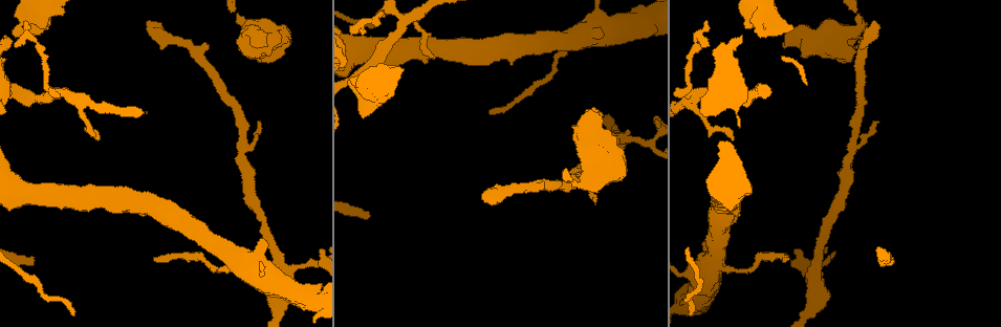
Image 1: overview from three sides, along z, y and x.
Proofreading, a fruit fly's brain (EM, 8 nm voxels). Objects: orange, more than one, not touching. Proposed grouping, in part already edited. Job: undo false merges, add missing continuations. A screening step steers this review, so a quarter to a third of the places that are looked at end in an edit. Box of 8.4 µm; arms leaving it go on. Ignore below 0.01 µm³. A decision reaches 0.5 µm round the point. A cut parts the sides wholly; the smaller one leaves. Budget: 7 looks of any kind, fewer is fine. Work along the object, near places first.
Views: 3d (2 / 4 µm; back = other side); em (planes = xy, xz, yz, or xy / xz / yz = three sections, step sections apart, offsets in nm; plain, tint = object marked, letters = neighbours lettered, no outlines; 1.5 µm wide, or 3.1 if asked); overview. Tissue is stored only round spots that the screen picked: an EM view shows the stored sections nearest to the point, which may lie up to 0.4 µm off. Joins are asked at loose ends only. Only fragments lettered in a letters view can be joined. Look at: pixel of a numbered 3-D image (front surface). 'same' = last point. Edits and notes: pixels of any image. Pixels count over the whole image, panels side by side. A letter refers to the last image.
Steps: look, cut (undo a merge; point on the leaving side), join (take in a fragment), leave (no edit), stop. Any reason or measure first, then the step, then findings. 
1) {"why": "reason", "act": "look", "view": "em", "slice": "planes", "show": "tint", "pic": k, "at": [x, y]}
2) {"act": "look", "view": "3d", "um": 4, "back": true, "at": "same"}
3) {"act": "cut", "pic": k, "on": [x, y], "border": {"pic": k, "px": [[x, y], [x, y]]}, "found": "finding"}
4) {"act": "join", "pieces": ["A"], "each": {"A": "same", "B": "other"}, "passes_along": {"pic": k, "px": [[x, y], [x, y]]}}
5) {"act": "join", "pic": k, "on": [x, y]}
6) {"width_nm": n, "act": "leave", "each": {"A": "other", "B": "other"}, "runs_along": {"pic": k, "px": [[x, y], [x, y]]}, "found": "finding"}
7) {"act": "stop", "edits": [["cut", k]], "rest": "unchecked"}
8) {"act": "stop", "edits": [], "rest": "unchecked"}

{"why": "end of a long branch", "act": "look", "view": "3d", "um": 4, "pic": 1, "at": [872, 25]}

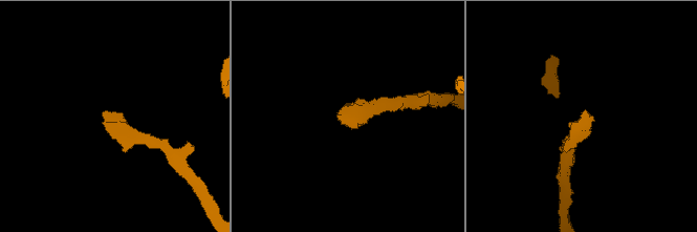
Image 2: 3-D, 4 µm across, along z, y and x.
{"act": "look", "view": "em", "slice": "planes", "show": "letters", "pic": 2, "at": [337, 113]}

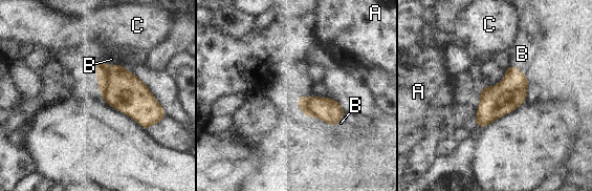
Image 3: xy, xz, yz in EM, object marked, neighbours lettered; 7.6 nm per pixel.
{"act": "join", "pieces": ["B"], "each": {"A": "other", "B": "same", "C": "other"}, "passes_along": {"pic": 3, "px": [[122, 89], [109, 65], [111, 59]]}, "found": "it goes on there"}

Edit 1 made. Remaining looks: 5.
{"why": "see it whole again", "act": "look", "view": "overview"}

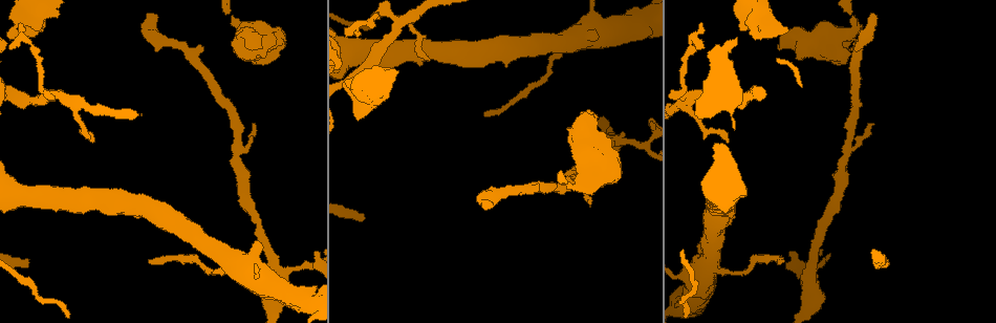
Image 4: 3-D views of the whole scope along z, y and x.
{"why": "stops while still wide", "act": "look", "view": "em", "slice": "planes", "show": "letters", "pic": 4, "at": [284, 33]}

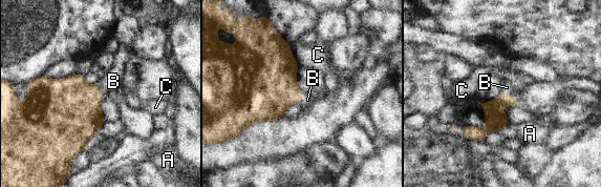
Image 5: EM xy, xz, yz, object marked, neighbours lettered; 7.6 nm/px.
{"longest_contact_nm": ["C", 200], "act": "join", "pieces": ["B"], "each": {"A": "other", "B": "same", "C": "other"}, "passes_along": {"pic": 5, "px": [[495, 119], [508, 94], [507, 87]]}, "found": "it goes on there"}

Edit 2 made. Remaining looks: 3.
{"why": "see it whole again", "act": "look", "view": "overview"}

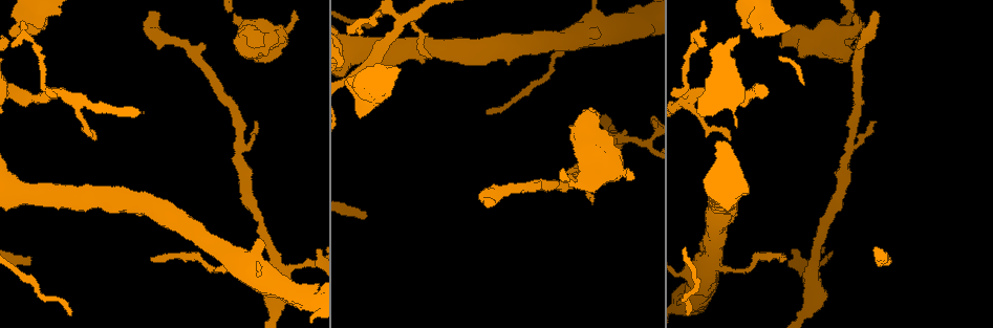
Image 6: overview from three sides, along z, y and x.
{"why": "stops while still wide", "act": "look", "view": "3d", "um": 2, "pic": 6, "at": [259, 240]}

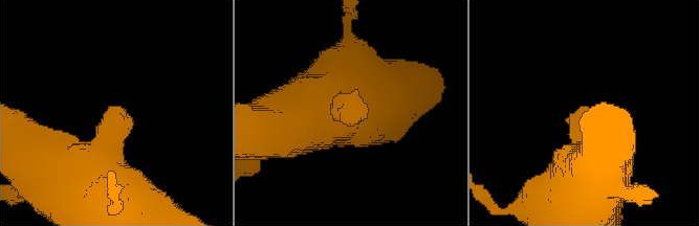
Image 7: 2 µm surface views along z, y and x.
{"act": "look", "view": "em", "slice": "yz", "step": 8, "show": "letters", "pic": 7, "at": [123, 109]}

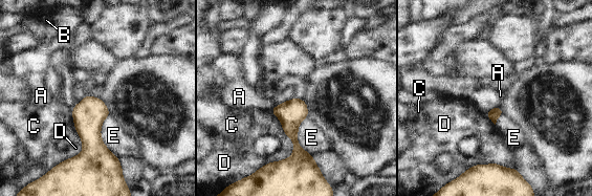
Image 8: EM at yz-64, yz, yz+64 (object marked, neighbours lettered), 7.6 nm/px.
{"act": "leave", "each": {"A": "other", "B": "other", "C": "other", "D": "other", "E": "other"}, "border": {"pic": 8, "px": [[280, 104], [269, 110]]}, "found": "none of them fits"}

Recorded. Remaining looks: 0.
{"act": "stop", "edits": [["join", 3], ["join", 5]], "rest": "unchecked"}

